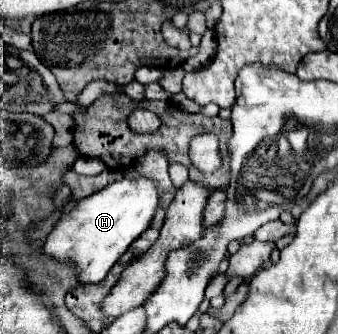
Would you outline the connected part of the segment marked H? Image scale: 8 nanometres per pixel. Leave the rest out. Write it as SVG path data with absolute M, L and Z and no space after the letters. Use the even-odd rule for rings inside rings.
M141 172L135 178L117 180L79 200L71 212L63 214L53 232L47 236L43 250L59 262L75 262L81 282L101 282L119 256L129 248L129 244L151 226L157 208L159 192L155 178Z

